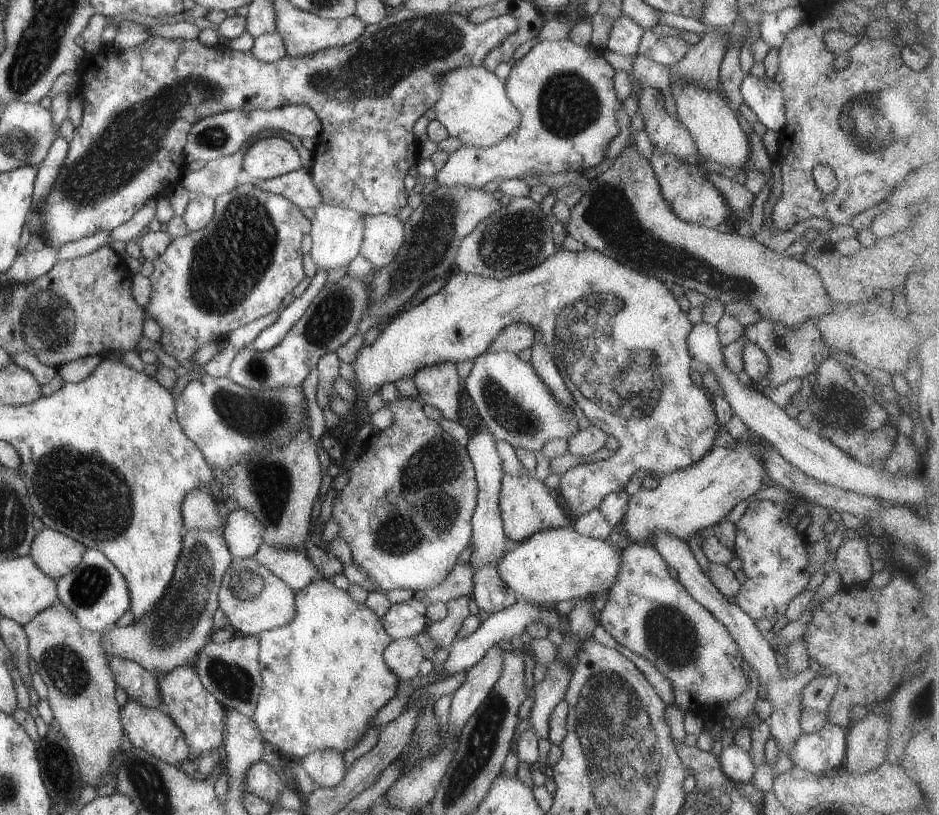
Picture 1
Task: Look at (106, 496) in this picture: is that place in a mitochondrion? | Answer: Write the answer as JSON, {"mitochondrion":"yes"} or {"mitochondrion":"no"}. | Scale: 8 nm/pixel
{"mitochondrion":"yes"}

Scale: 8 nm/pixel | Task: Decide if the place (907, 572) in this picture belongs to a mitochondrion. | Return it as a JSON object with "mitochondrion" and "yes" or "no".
{"mitochondrion":"no"}

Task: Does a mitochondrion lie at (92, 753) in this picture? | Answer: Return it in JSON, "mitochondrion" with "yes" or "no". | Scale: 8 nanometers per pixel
{"mitochondrion":"no"}

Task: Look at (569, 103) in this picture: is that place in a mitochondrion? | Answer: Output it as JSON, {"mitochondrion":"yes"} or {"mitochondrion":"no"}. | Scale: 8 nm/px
{"mitochondrion":"yes"}

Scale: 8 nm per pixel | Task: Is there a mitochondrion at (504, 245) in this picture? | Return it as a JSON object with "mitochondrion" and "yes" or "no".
{"mitochondrion":"yes"}

